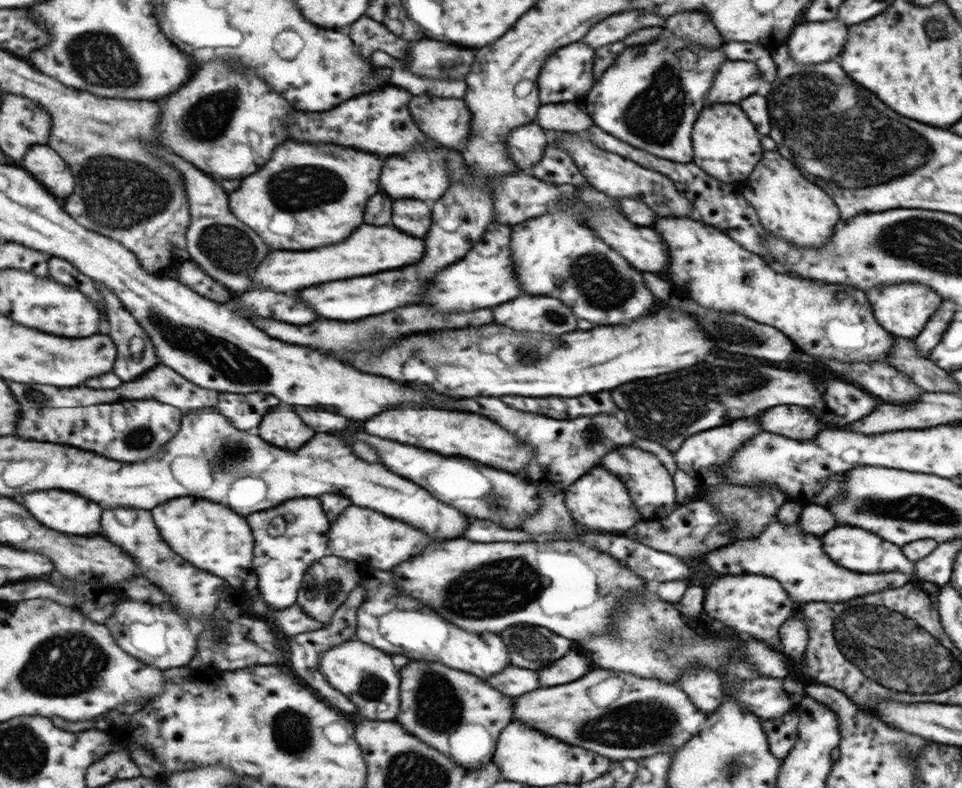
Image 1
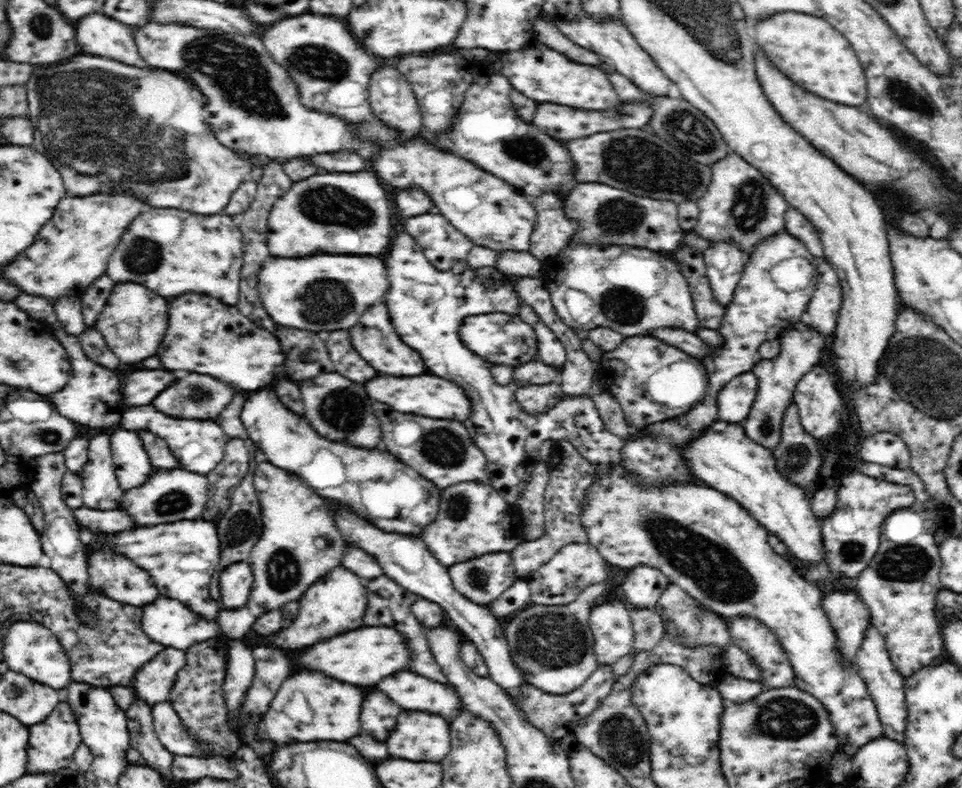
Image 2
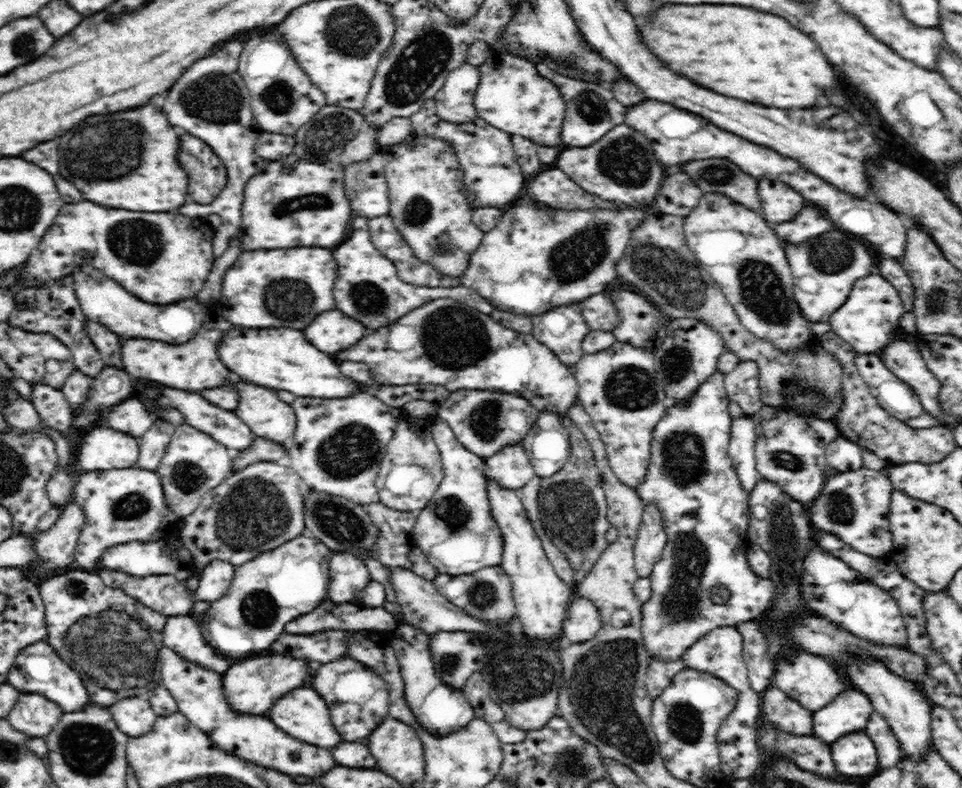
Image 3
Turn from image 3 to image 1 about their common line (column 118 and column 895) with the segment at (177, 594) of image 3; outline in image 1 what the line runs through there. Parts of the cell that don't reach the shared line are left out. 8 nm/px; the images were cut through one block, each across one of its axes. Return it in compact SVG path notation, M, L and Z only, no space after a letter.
M778 521L768 524L755 539L737 539L708 551L703 559L711 570L723 575L759 574L774 577L790 595L796 605L810 602L839 603L857 596L873 594L879 590L895 589L911 578L901 572L885 574L857 574L833 564L821 548L821 540L801 534L797 523L781 525Z

